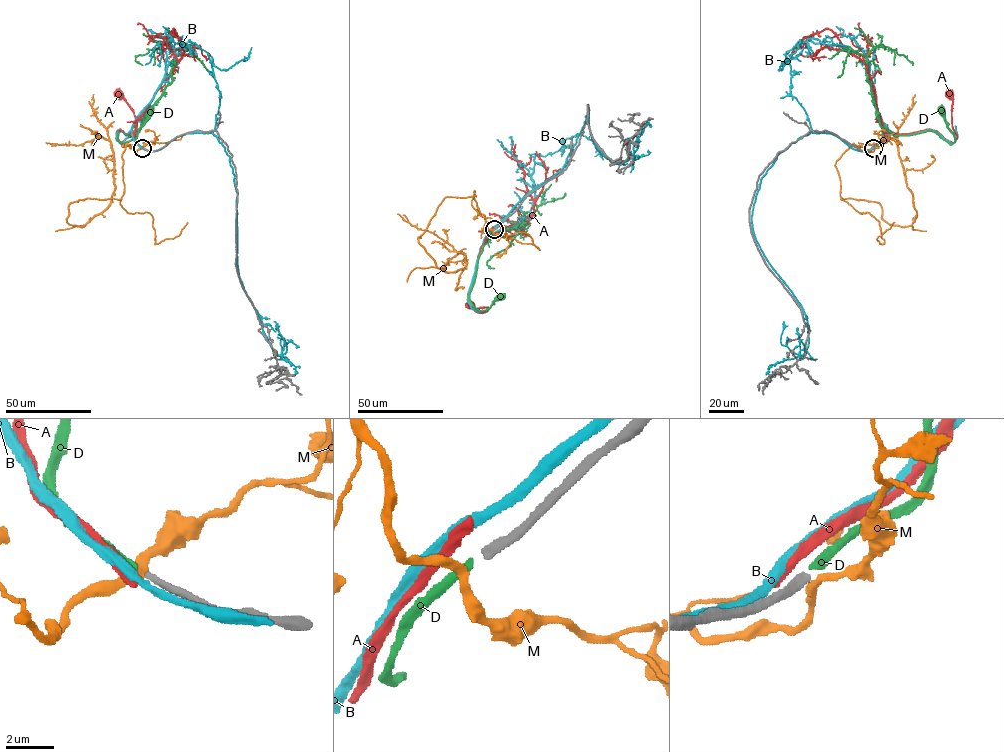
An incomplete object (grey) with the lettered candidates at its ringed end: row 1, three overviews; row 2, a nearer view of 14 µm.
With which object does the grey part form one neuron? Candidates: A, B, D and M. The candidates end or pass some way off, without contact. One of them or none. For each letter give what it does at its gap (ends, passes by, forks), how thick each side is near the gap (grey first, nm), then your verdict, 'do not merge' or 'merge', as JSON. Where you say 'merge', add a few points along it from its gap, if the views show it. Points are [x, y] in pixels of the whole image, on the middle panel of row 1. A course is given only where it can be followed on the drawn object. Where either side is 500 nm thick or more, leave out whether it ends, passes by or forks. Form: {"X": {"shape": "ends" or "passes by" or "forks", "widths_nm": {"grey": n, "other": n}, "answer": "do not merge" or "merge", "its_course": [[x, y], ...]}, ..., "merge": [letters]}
{"A": {"shape": "ends", "widths_nm": {"grey": 320, "other": 480}, "answer": "do not merge"}, "B": {"shape": "passes by", "widths_nm": {"grey": 320, "other": 340}, "answer": "do not merge"}, "D": {"shape": "ends", "widths_nm": {"grey": 320, "other": 280}, "answer": "merge", "its_course": [[493, 229], [479, 256], [469, 299], [473, 306], [485, 311], [500, 297]]}, "M": {"shape": "passes by", "widths_nm": {"grey": 320, "other": 300}, "answer": "do not merge"}, "merge": ["D"]}

